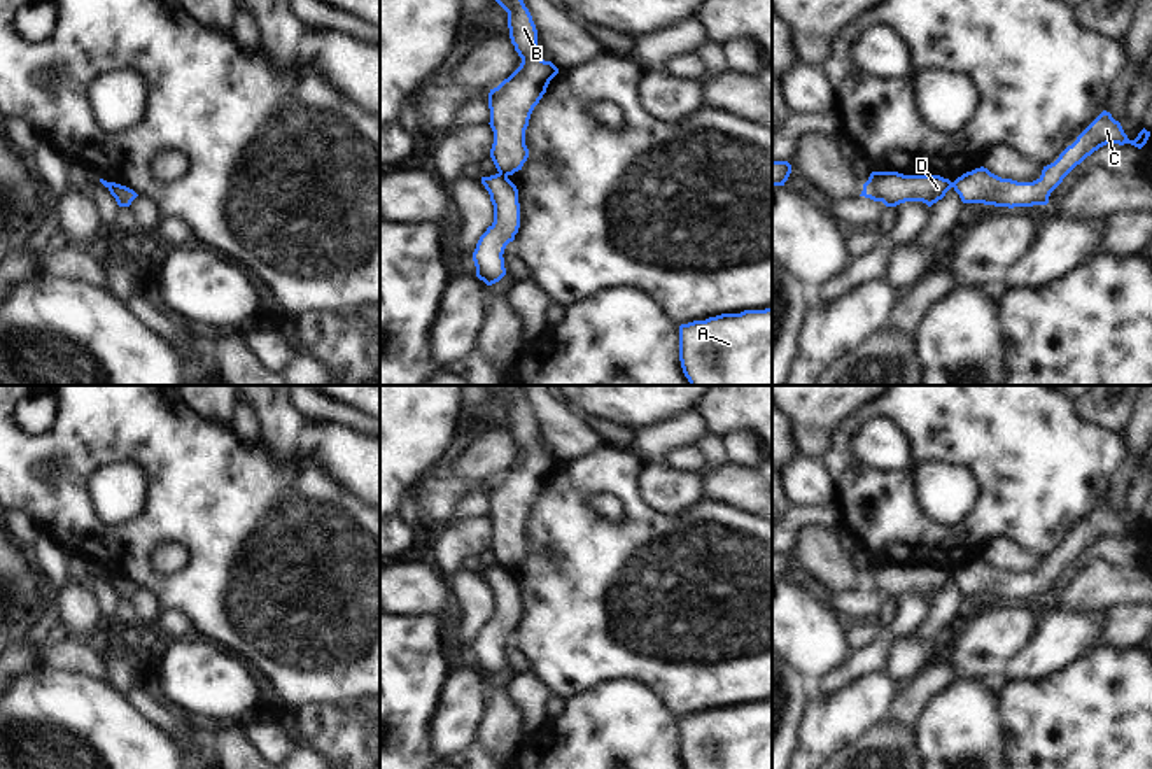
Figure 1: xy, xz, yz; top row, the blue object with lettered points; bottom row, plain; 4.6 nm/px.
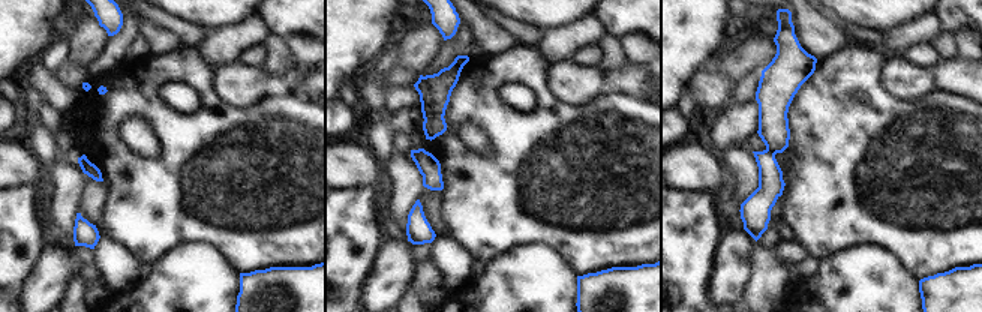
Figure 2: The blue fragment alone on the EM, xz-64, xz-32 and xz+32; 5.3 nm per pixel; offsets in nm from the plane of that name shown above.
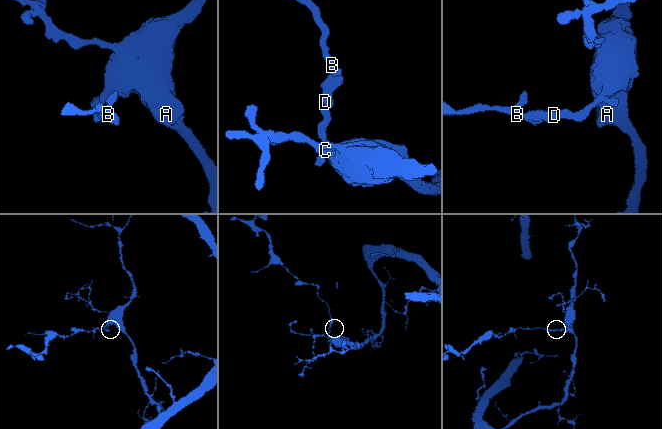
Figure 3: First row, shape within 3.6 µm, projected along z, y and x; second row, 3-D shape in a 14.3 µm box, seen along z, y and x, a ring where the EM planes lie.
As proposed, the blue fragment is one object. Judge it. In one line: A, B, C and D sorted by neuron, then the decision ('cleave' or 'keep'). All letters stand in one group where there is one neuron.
A C / B D; cleave

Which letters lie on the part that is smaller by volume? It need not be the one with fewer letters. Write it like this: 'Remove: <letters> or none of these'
Remove: B, D

